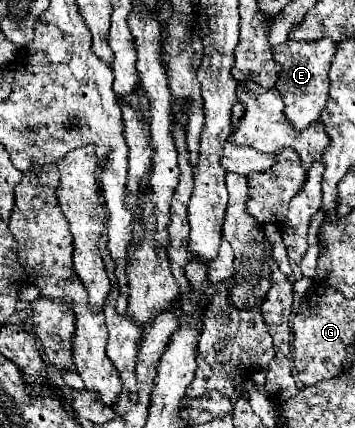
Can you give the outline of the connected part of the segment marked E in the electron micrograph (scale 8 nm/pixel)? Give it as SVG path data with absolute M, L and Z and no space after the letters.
M319 39L319 41L309 41L309 43L283 43L281 47L275 47L273 51L275 63L281 65L279 79L277 79L277 91L281 93L285 101L285 117L295 127L295 131L301 131L309 127L311 123L319 121L321 109L327 103L327 93L329 93L329 65L335 55L335 43L331 39Z

